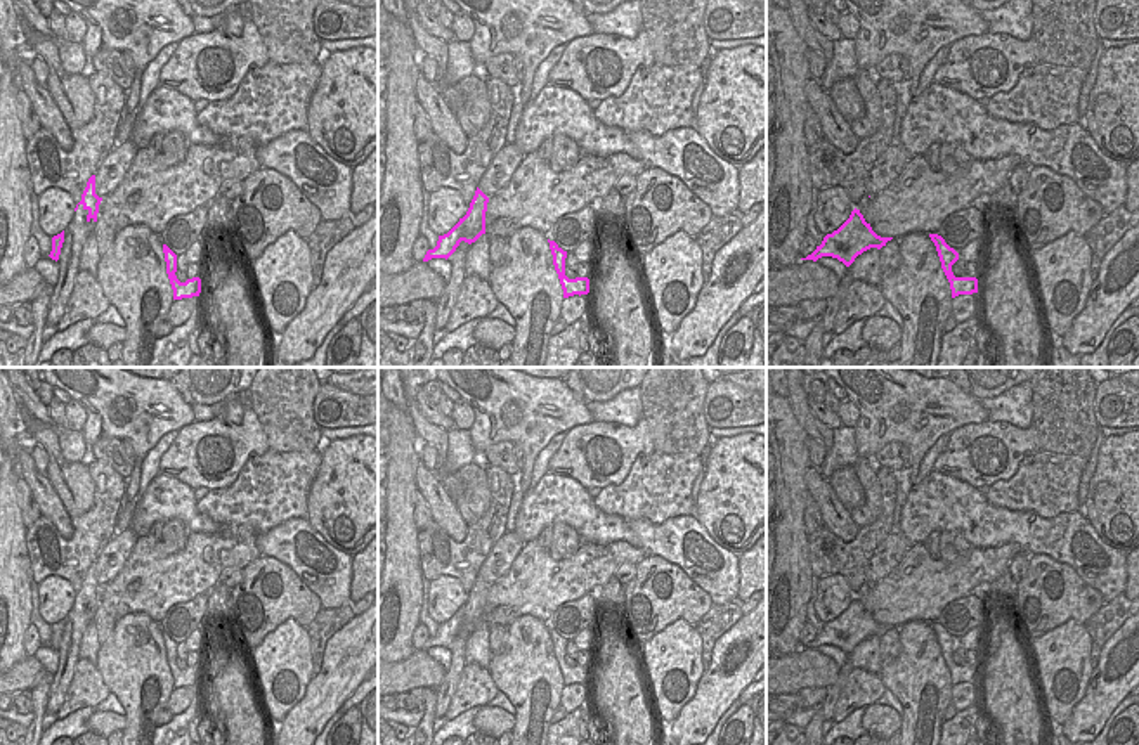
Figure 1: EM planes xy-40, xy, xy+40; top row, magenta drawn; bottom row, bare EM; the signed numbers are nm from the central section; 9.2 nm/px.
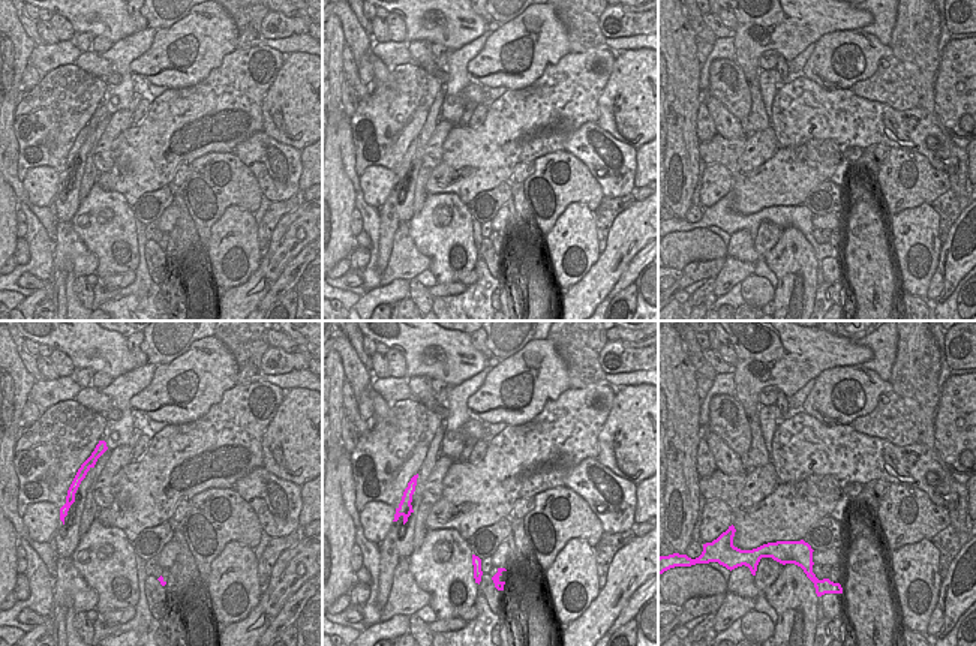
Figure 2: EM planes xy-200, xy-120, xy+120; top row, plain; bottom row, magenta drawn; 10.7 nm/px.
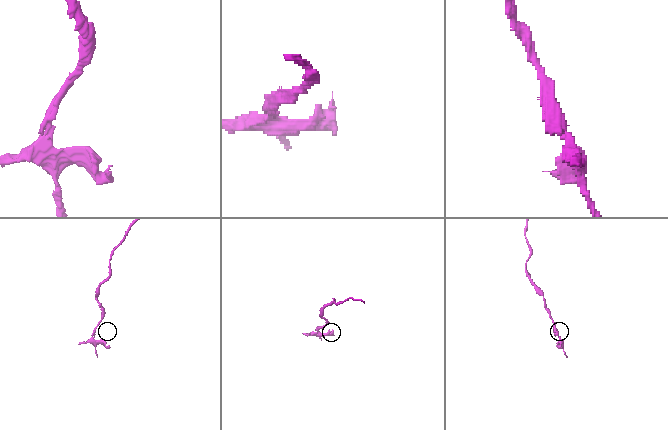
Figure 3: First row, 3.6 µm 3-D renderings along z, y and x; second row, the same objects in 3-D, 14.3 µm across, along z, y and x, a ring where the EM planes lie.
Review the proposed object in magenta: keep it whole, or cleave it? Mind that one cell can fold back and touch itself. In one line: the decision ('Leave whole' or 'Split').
Split

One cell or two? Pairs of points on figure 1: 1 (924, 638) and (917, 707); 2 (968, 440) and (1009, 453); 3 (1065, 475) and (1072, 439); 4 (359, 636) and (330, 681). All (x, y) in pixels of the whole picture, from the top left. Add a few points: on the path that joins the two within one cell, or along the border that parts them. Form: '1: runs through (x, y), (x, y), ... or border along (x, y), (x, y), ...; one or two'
1: runs through (917, 655), (917, 690); one
2: runs through (978, 451), (999, 451); one
3: border along (1041, 449), (1077, 454), (1086, 461); two
4: runs through (356, 647), (340, 671); one

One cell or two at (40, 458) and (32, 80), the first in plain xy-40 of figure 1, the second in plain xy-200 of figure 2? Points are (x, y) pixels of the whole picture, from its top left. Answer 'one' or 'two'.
one

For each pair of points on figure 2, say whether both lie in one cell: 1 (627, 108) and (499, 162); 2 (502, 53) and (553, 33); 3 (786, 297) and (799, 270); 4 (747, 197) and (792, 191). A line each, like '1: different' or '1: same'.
1: different
2: same
3: same
4: same

